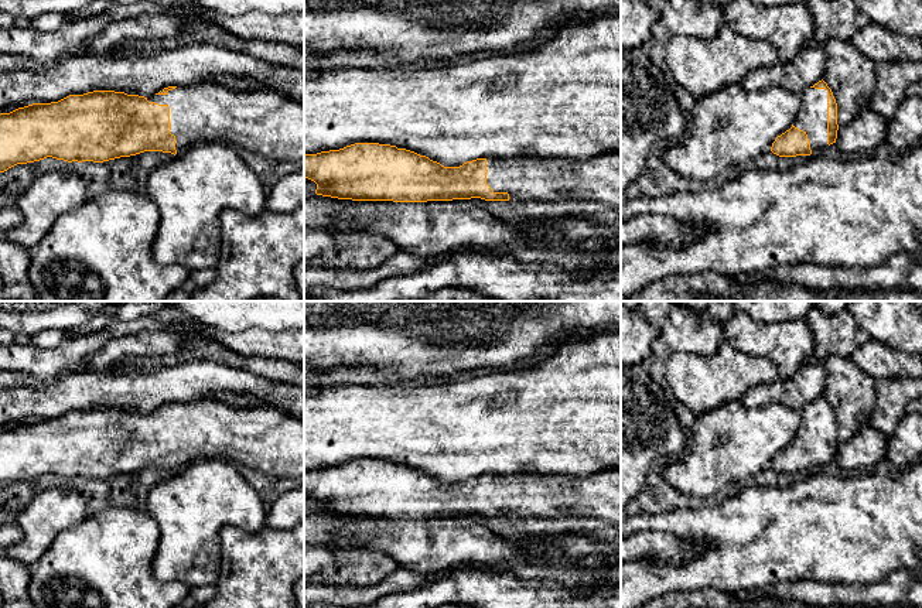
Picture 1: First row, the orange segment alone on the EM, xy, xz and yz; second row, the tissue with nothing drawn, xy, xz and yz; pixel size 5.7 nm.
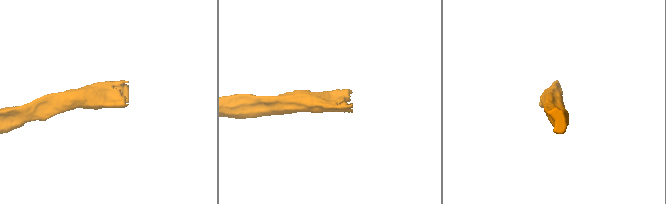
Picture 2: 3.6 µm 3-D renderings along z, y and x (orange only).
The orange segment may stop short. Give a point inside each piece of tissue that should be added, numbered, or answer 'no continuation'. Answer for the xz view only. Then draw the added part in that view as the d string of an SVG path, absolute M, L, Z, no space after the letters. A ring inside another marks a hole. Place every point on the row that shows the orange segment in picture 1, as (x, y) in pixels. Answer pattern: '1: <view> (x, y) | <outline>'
1: xz (597, 178) | M601 154L590 158L486 158L486 184L494 192L508 192L509 201L597 201L621 209L621 154Z

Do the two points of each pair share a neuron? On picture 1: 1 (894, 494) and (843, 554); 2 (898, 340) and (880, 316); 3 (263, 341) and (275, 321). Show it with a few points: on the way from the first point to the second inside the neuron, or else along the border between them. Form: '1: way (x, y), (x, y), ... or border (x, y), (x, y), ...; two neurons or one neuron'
1: way (884, 509), (854, 539); one neuron
2: way (898, 334), (885, 321); one neuron
3: border (289, 328), (267, 331), (251, 327), (238, 332); two neurons

